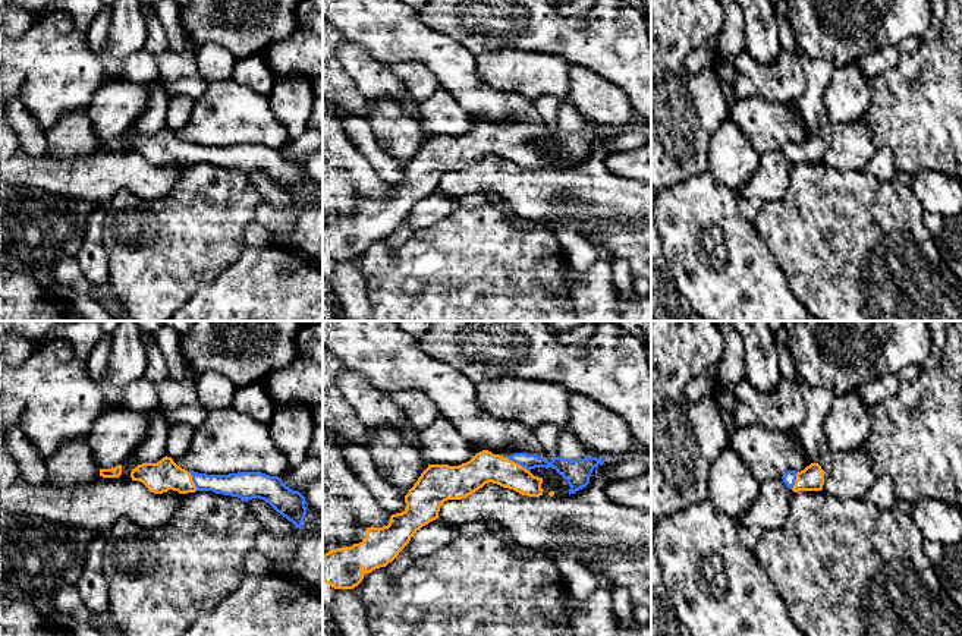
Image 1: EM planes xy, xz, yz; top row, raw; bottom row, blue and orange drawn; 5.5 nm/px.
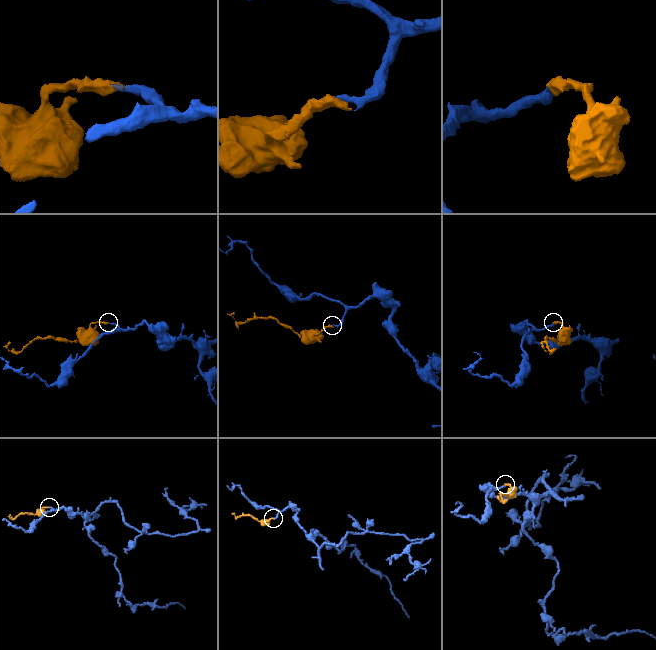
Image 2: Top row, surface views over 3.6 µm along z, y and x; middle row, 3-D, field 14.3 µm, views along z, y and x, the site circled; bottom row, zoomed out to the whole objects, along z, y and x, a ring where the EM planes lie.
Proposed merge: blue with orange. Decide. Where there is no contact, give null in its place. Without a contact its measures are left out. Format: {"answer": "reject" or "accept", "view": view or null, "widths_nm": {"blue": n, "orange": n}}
{"answer": "accept", "view": "xz", "widths_nm": {"blue": 90, "orange": 170}}

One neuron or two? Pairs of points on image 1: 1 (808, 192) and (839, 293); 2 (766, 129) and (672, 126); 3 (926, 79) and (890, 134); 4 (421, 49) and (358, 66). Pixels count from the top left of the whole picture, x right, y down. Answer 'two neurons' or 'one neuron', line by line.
1: one neuron
2: two neurons
3: one neuron
4: two neurons

